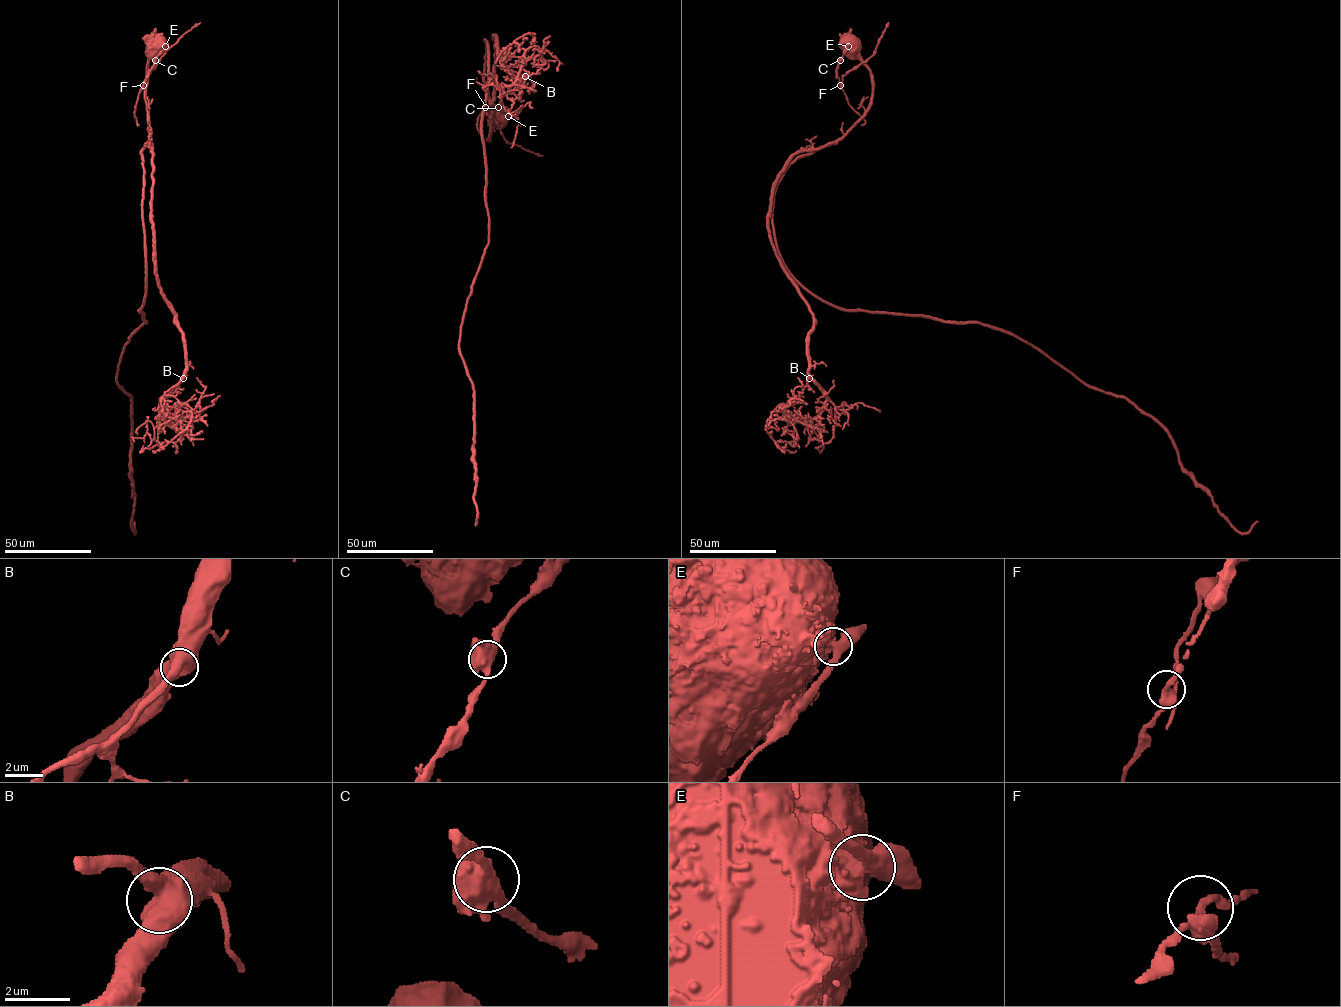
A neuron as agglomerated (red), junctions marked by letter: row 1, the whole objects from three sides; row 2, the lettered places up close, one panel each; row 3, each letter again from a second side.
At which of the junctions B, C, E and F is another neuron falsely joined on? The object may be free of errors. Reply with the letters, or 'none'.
E

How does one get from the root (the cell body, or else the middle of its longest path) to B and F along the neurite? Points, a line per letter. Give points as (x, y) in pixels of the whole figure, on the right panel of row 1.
B: (850, 52), (870, 70), (871, 106), (840, 138), (794, 155), (768, 218), (776, 256), (812, 315), (809, 378)
F: (850, 52), (847, 50), (836, 70), (840, 85)

